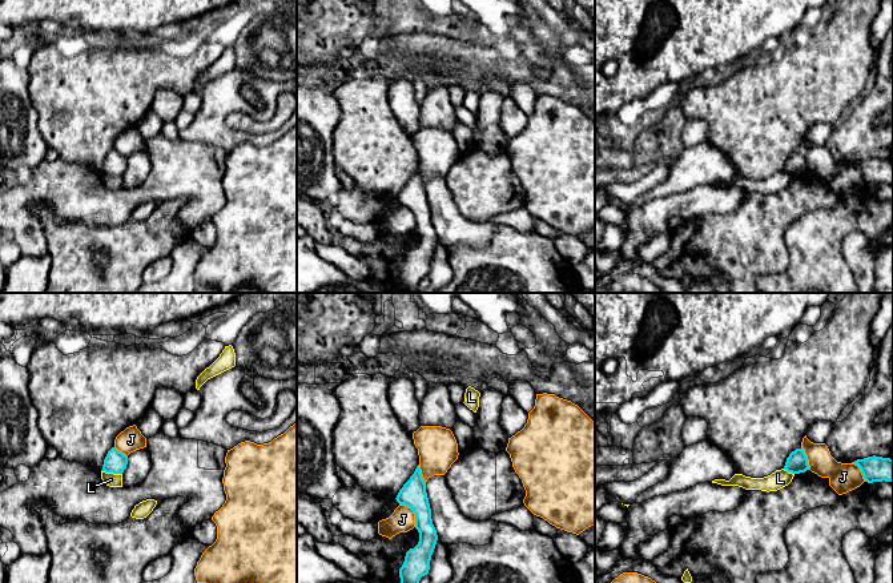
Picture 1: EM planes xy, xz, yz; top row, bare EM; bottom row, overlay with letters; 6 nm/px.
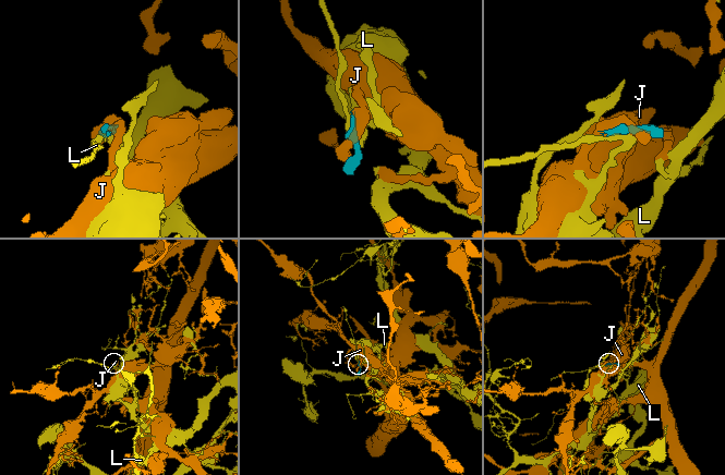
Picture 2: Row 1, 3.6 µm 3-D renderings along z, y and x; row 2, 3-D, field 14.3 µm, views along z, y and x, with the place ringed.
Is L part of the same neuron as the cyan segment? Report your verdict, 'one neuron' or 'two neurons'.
two neurons

